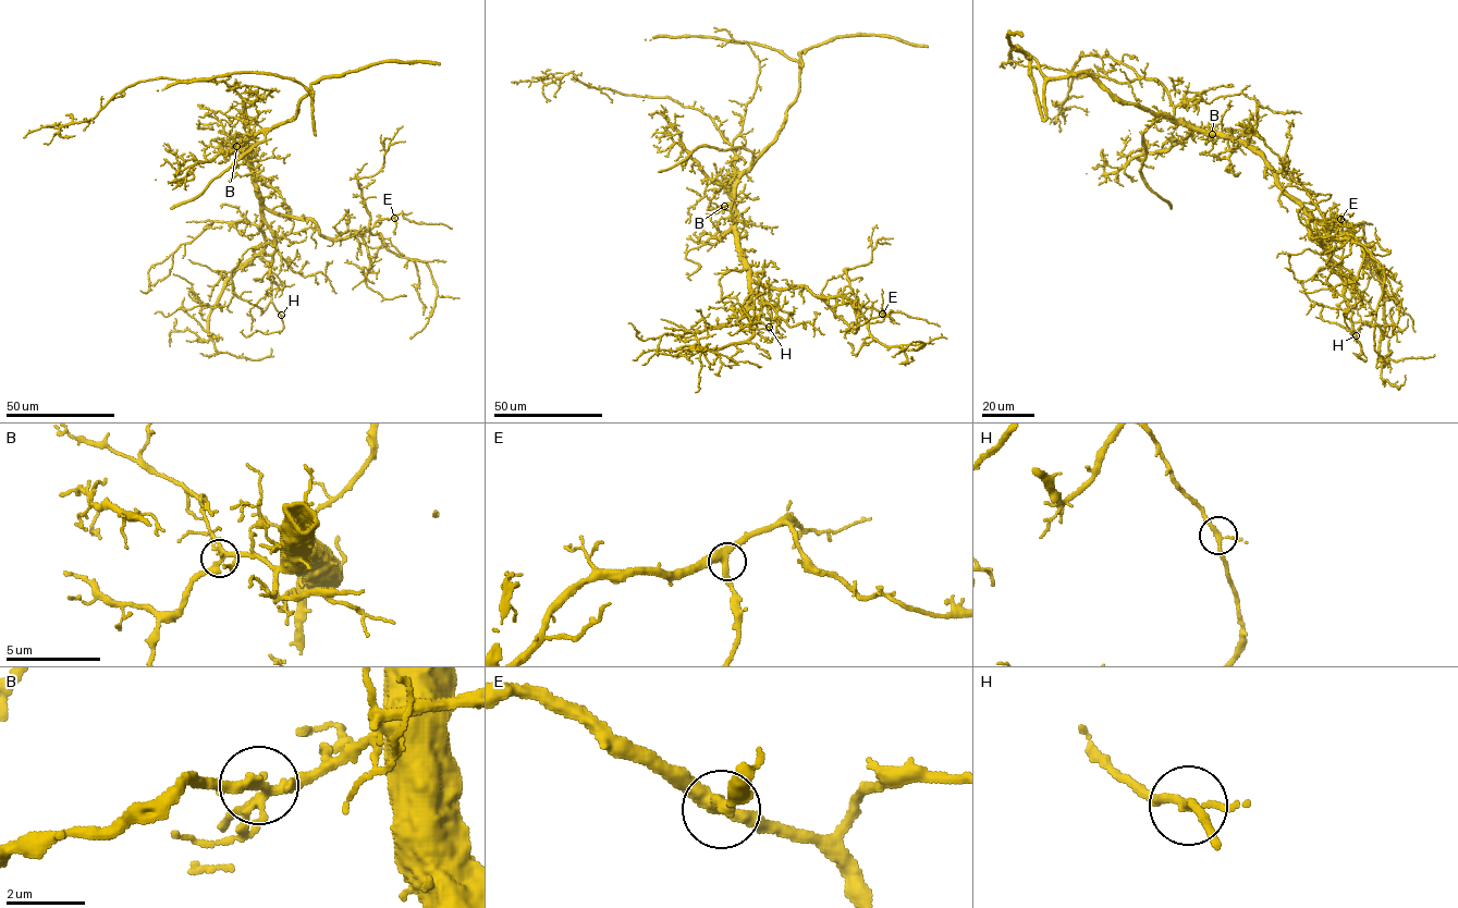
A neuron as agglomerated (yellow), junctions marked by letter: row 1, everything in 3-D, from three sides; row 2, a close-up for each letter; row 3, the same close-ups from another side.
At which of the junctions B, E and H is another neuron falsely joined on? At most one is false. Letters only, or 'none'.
none

